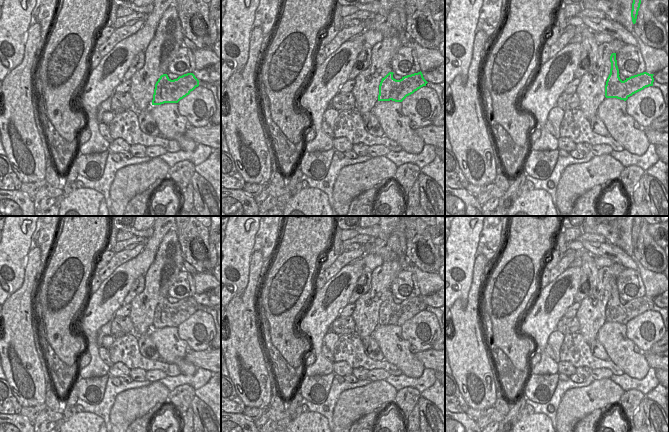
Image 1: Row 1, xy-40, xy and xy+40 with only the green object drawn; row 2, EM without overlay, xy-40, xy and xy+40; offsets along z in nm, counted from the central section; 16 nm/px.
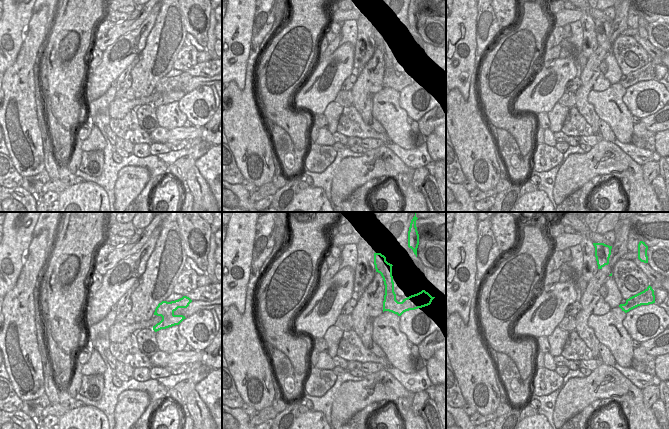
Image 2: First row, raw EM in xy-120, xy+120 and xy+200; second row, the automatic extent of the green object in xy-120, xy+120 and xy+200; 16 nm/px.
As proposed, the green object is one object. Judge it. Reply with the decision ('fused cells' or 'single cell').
fused cells

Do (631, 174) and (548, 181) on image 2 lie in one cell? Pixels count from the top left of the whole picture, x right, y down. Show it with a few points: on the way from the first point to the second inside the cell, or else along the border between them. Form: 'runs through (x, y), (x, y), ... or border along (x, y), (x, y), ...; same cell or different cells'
border along (565, 159), (556, 175), (553, 187), (554, 201); different cells

